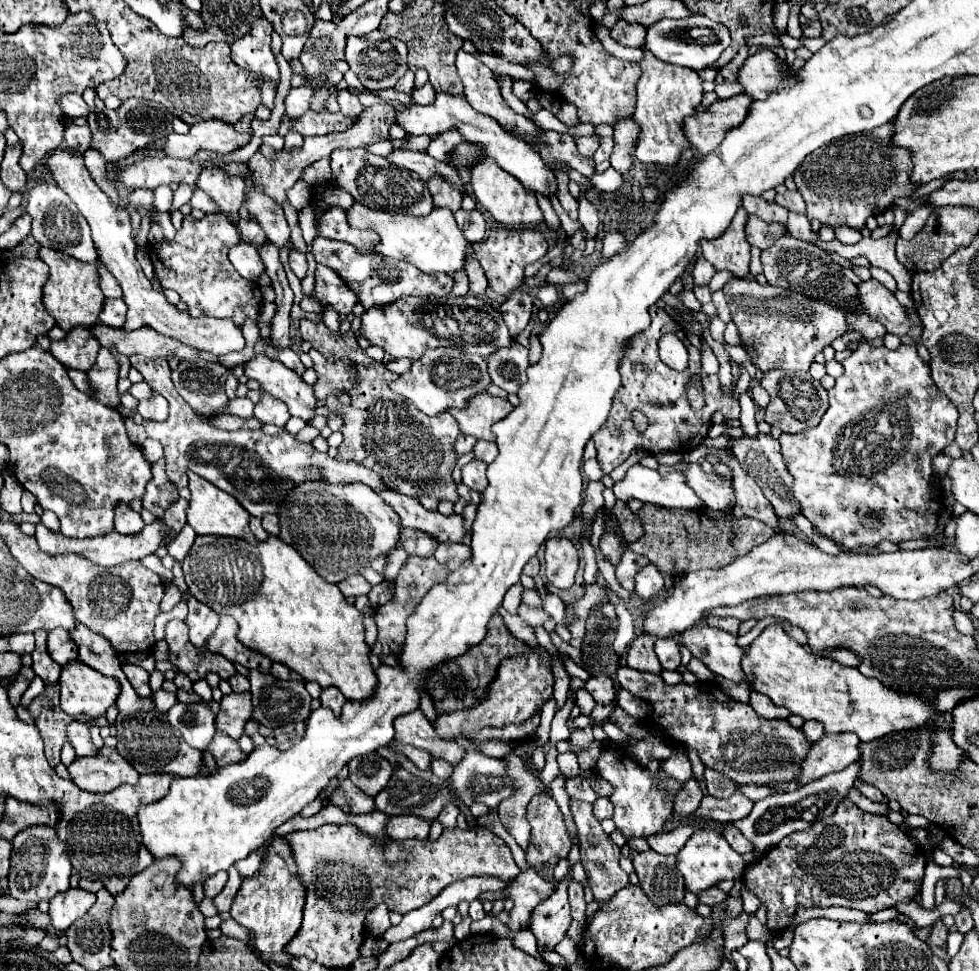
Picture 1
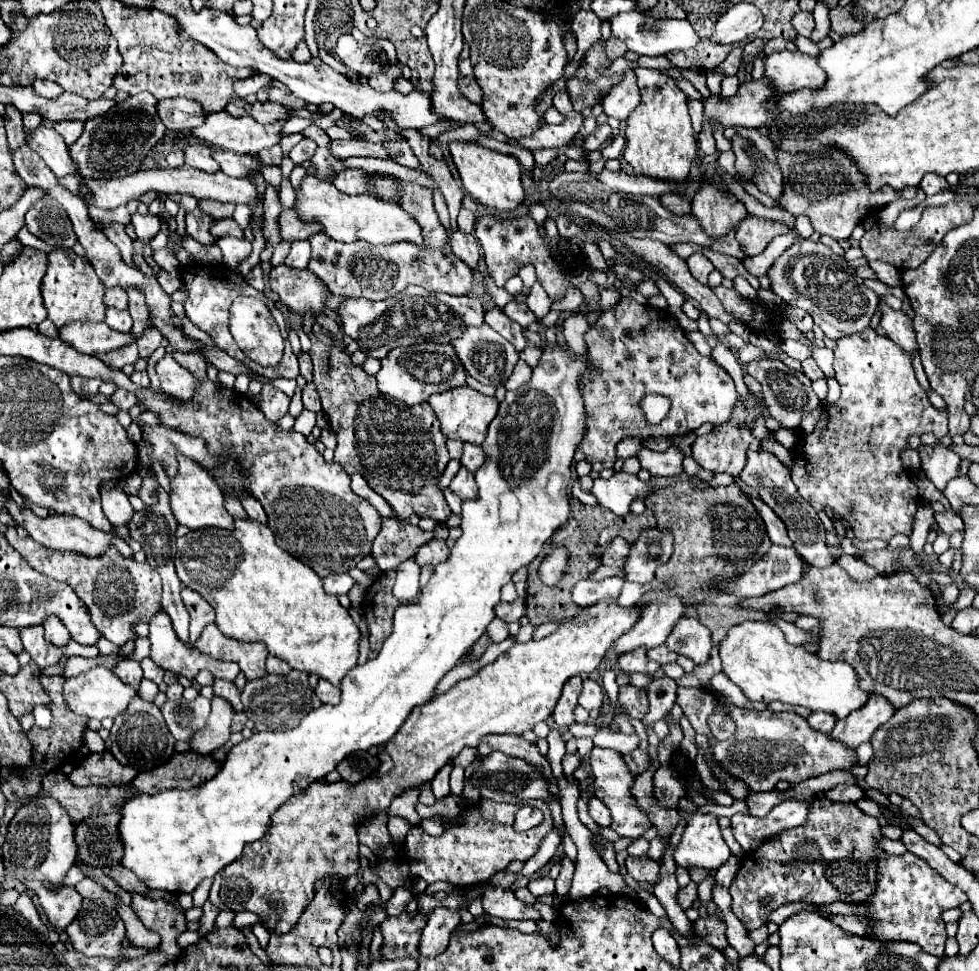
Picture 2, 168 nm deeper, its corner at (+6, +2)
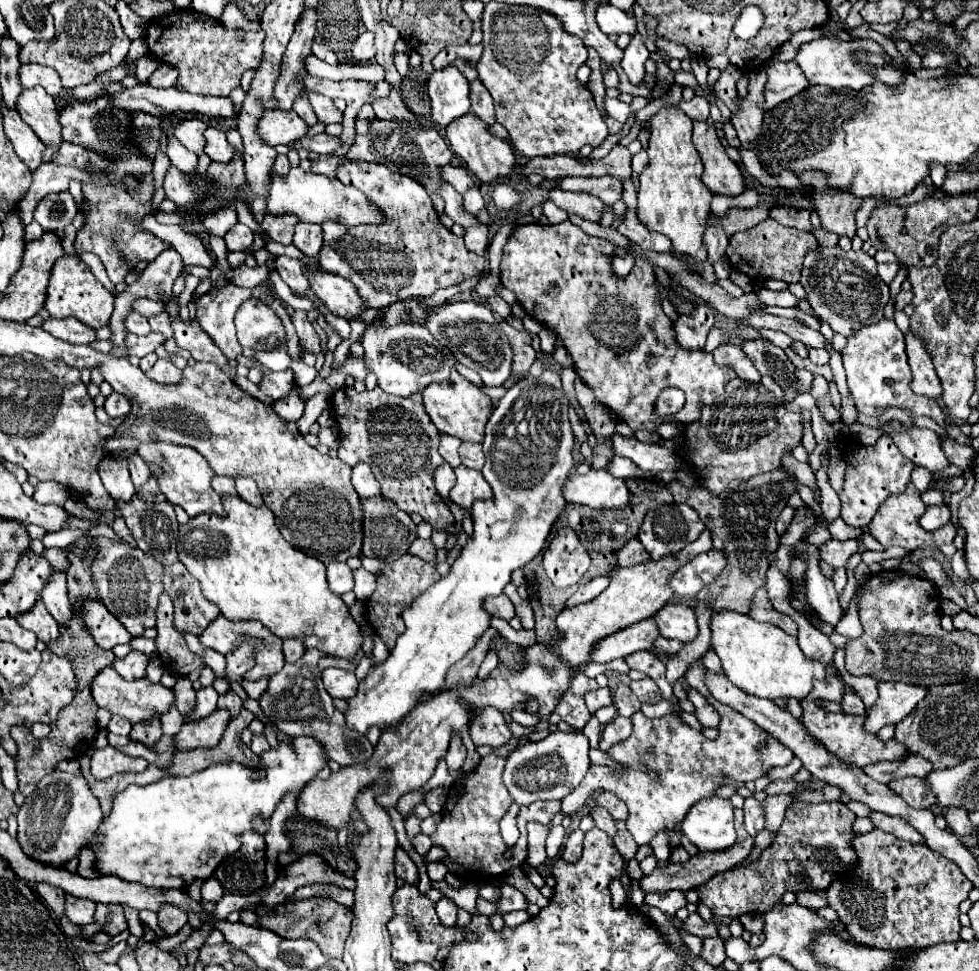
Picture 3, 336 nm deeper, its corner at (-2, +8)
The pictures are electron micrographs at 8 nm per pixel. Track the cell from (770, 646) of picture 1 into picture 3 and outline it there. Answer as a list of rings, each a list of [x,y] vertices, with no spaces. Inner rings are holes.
[[[717,611],[711,615],[711,647],[721,659],[725,677],[745,693],[777,699],[795,697],[805,699],[813,681],[825,681],[825,665],[807,659],[797,645],[797,639],[771,623],[759,623],[737,611]]]

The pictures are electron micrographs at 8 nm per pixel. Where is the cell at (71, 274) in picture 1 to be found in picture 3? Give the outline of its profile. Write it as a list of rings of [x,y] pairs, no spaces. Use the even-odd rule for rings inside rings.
[[[65,255],[55,263],[45,301],[45,309],[51,313],[51,317],[75,317],[91,329],[101,329],[109,323],[109,317],[113,313],[113,301],[115,297],[95,279],[91,269],[79,257]]]

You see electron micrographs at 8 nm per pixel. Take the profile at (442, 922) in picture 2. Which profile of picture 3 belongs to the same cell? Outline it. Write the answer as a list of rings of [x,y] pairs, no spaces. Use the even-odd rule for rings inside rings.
[[[441,897],[437,901],[437,915],[439,915],[439,919],[441,919],[441,923],[445,927],[455,927],[455,921],[457,921],[457,905],[451,899]]]

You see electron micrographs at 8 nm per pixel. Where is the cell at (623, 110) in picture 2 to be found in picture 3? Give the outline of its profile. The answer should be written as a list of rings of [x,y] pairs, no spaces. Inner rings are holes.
[[[633,33],[631,35],[631,43],[623,51],[623,61],[621,61],[625,73],[627,73],[627,77],[631,81],[641,81],[641,77],[645,75],[645,67],[643,65],[647,61],[647,57],[649,57],[649,51],[647,51],[647,47],[643,43],[641,33]]]

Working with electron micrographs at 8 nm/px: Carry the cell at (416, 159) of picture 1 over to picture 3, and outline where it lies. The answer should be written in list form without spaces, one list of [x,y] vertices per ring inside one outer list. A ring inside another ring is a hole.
[[[321,133],[321,135],[313,135],[313,137],[303,137],[303,139],[299,139],[299,141],[295,141],[295,149],[299,151],[299,149],[307,149],[307,151],[313,151],[313,153],[331,153],[331,151],[335,151],[337,147],[341,145],[341,141],[339,141],[339,137],[329,137],[329,135],[325,135],[325,133]]]

